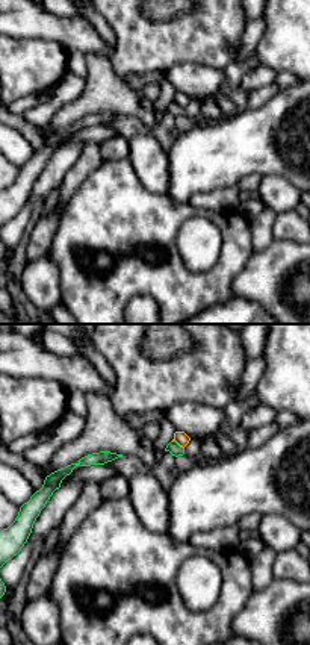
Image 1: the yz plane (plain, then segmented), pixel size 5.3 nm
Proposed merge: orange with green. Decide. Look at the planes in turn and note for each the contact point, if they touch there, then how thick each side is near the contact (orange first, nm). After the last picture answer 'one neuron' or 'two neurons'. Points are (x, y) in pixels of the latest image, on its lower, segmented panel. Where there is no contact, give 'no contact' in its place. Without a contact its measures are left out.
meets orange at (179, 444); 70 nm thick on the orange side, 70 nm on the other

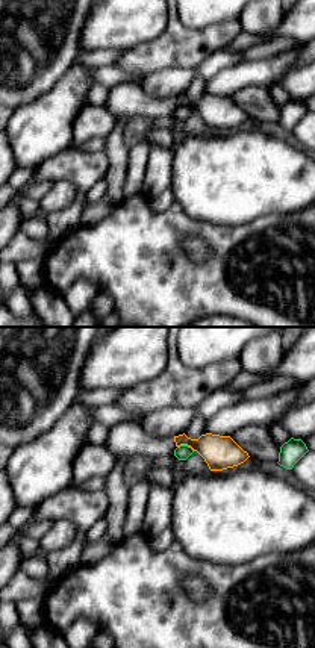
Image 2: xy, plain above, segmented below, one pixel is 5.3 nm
meets orange at (187, 444); 180 nm thick on the orange side, 80 nm on the other

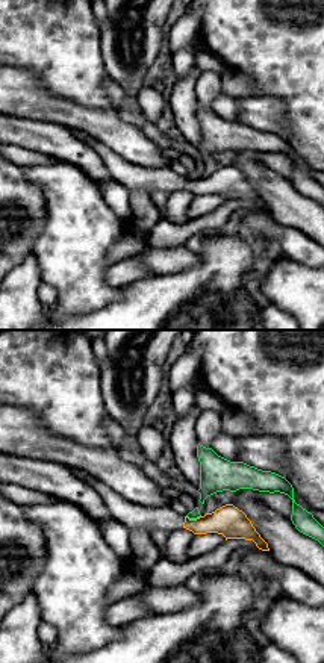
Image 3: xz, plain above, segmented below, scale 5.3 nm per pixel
meets orange at (194, 519); 160 nm thick on the orange side, 50 nm on the other

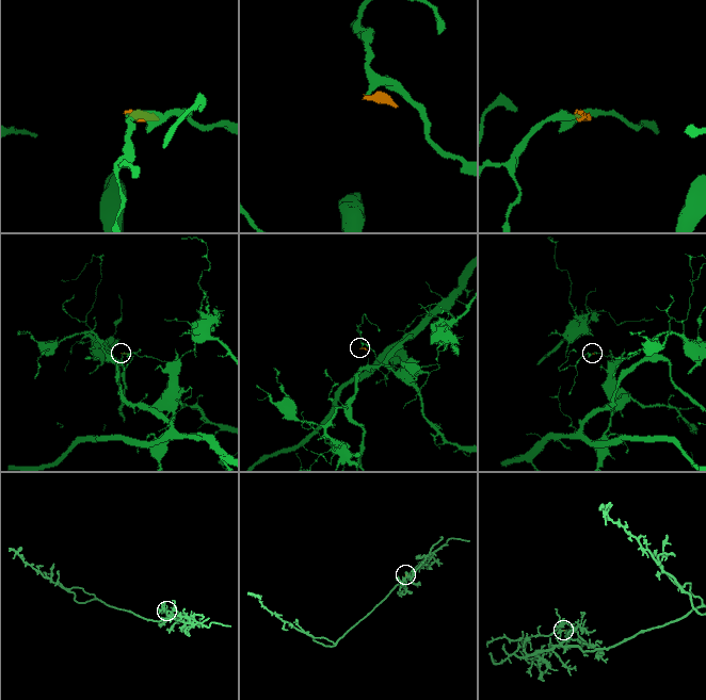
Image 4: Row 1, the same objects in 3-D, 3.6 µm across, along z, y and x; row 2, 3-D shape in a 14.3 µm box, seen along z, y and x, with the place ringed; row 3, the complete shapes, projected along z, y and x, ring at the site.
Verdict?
two neurons

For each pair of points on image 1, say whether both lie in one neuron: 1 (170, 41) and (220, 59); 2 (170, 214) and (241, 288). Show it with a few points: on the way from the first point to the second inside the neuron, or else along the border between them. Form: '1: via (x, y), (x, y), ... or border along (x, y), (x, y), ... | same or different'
1: via (182, 41), (201, 41), (207, 47) | same
2: border along (253, 250), (245, 267), (233, 282), (233, 296) | different

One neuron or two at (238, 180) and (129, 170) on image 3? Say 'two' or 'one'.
one

